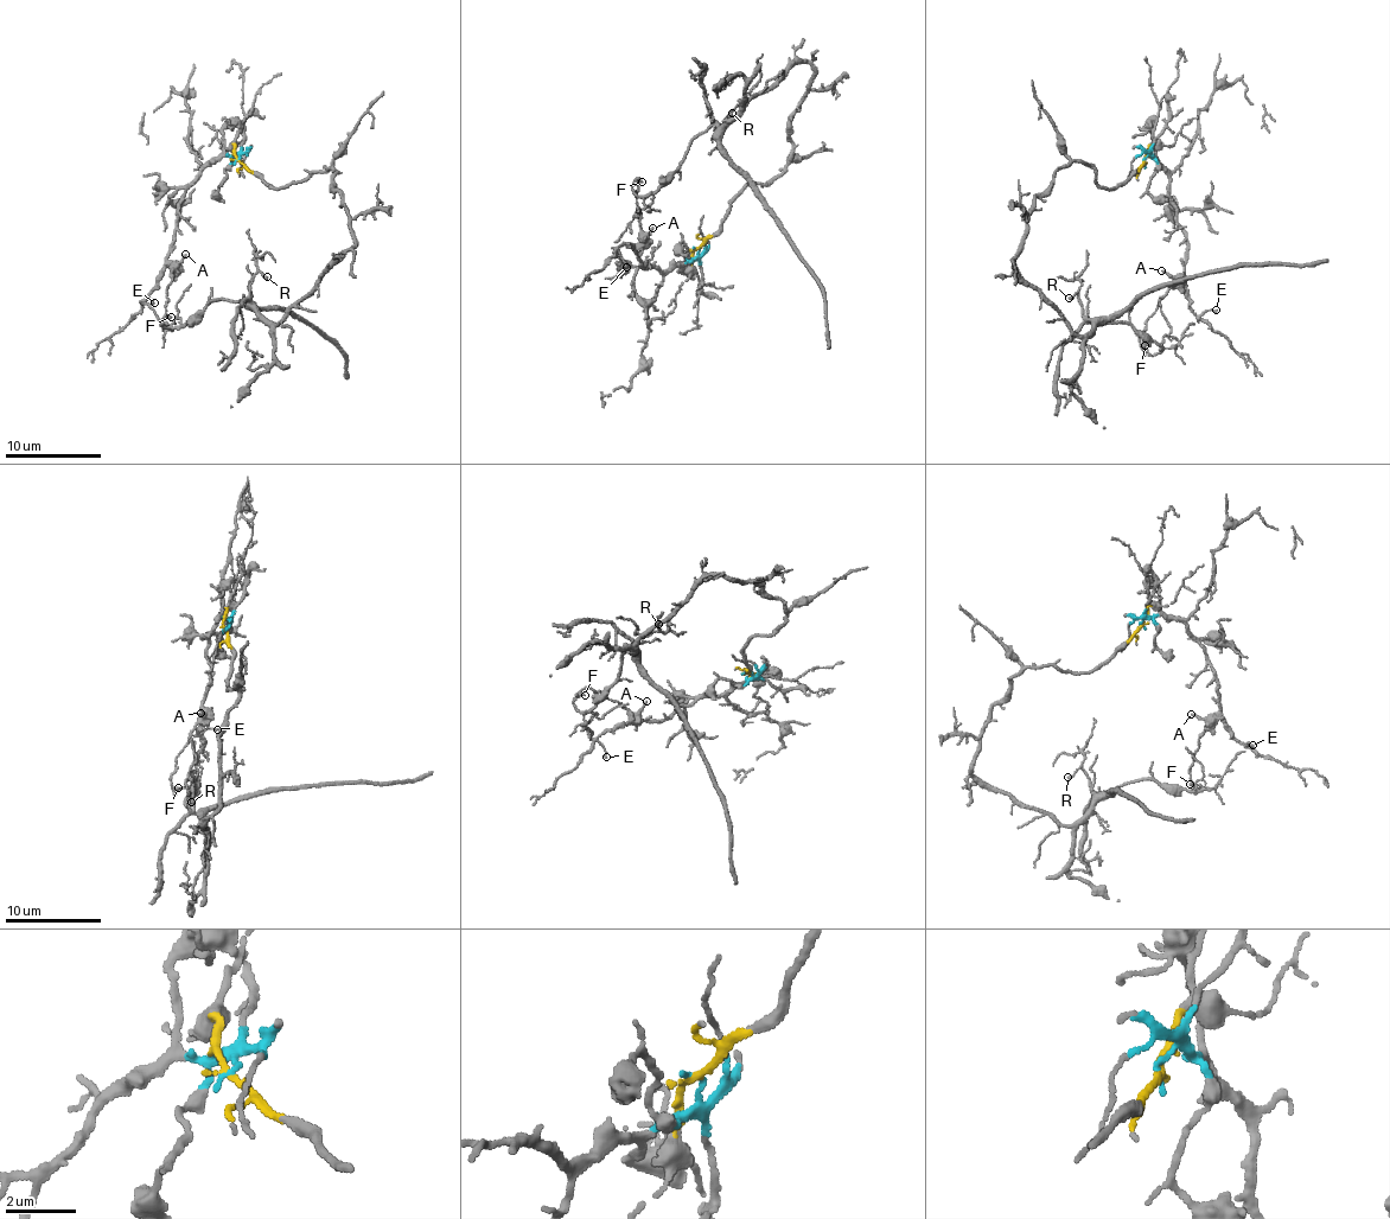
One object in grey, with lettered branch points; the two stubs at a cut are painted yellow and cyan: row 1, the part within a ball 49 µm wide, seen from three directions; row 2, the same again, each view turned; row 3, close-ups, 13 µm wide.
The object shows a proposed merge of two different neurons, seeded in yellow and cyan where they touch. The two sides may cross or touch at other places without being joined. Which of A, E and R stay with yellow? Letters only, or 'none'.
R

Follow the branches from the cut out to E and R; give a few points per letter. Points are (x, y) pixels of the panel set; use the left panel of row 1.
E: (237, 159), (236, 155), (214, 157), (184, 195), (166, 266), (146, 298), (154, 304)
R: (237, 159), (278, 189), (337, 172), (349, 216), (354, 244), (278, 324), (250, 300), (250, 279), (266, 276)

